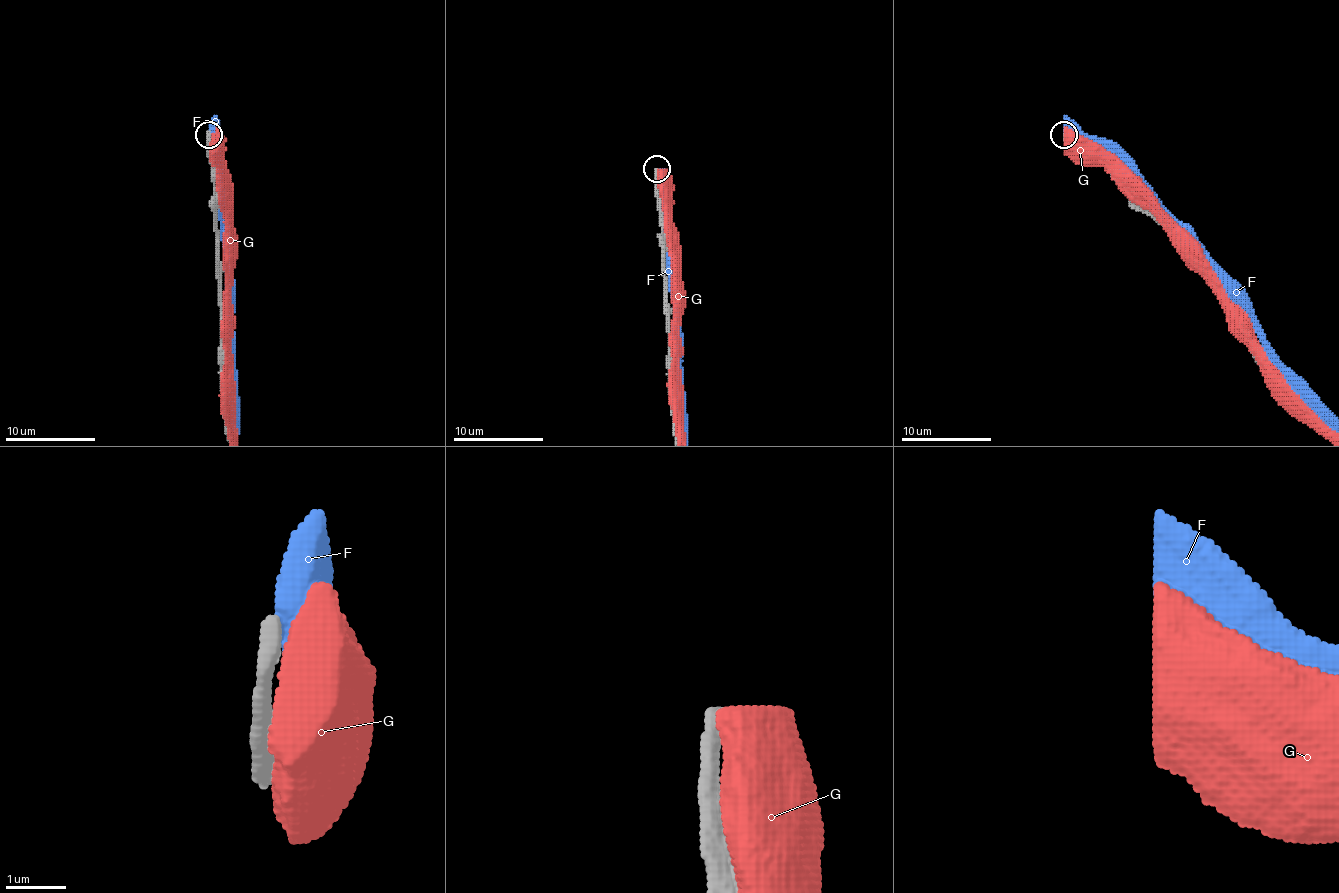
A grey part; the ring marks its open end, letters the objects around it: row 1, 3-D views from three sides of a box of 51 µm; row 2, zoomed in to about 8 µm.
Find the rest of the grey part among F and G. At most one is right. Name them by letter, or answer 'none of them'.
none of them

